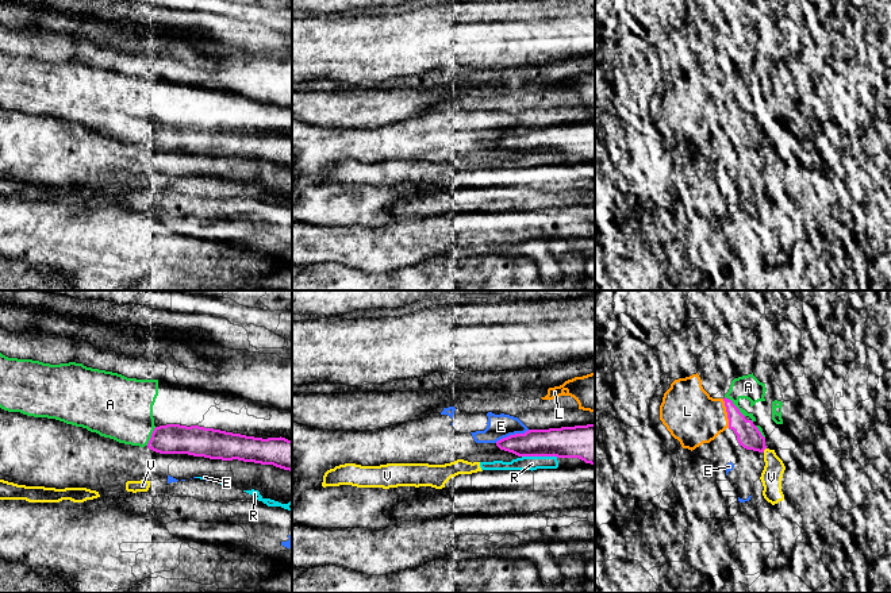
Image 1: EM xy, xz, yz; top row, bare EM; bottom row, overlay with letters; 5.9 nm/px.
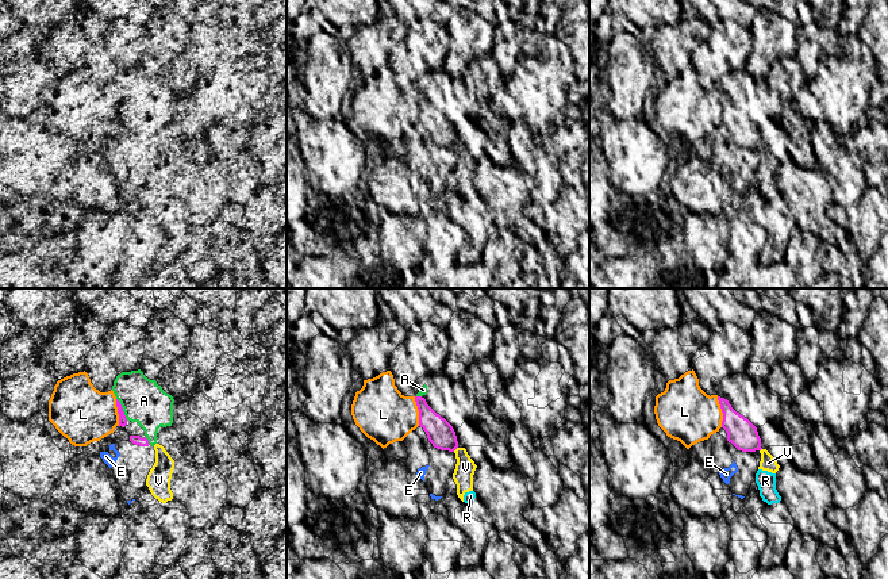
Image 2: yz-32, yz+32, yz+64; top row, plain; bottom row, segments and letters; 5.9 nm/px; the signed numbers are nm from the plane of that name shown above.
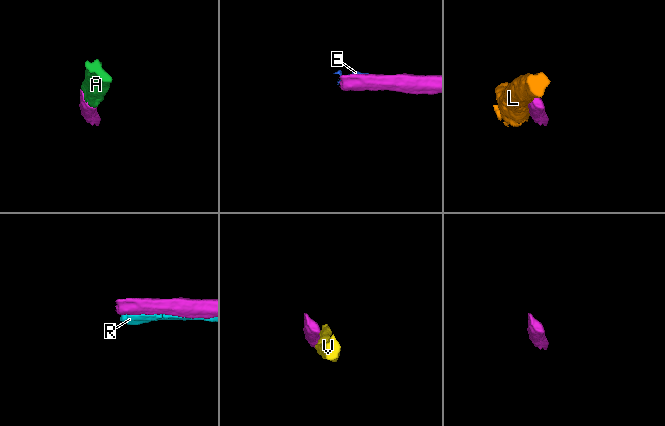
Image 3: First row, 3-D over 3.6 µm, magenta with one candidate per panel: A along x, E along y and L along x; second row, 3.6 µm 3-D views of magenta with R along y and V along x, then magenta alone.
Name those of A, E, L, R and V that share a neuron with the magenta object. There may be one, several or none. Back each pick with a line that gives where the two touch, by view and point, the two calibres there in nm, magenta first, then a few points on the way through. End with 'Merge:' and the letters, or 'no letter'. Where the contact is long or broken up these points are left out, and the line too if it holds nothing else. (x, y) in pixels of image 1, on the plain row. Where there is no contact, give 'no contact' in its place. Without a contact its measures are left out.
A: yz (734, 103) | 140/140 nm
Merge: A

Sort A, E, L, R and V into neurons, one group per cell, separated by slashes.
A / E / L / R V

